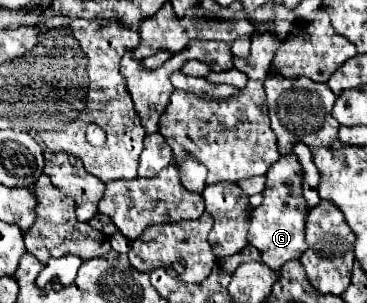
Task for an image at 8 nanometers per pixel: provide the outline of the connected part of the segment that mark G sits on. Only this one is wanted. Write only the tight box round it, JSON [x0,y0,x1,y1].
[248,152,308,270]

